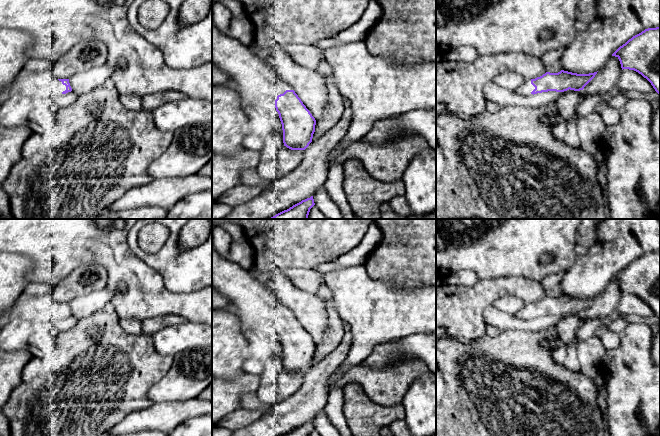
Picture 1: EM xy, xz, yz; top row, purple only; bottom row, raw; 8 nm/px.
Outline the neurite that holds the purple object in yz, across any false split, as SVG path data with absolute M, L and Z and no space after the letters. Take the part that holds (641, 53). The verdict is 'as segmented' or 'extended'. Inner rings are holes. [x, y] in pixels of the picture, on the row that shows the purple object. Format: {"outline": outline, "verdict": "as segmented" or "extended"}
{"outline": "M660 27L648 28L633 36L613 54L619 59L621 68L634 70L646 78L660 95Z", "verdict": "as segmented"}

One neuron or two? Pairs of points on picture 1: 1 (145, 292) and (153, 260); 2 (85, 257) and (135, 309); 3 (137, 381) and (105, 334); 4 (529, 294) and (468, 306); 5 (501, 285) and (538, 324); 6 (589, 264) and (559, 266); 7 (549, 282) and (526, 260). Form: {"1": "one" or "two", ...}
{"1": "two", "2": "one", "3": "one", "4": "one", "5": "two", "6": "two", "7": "two"}

